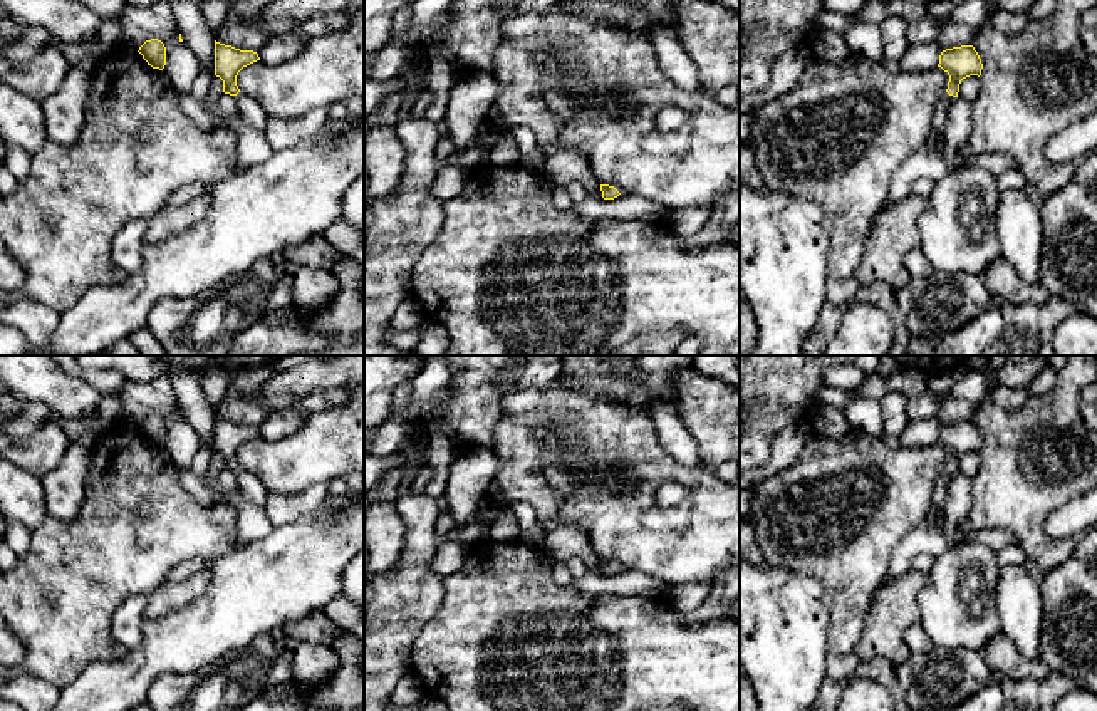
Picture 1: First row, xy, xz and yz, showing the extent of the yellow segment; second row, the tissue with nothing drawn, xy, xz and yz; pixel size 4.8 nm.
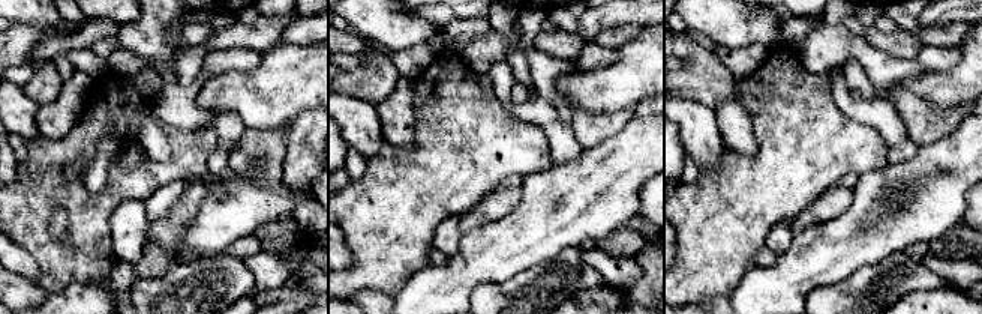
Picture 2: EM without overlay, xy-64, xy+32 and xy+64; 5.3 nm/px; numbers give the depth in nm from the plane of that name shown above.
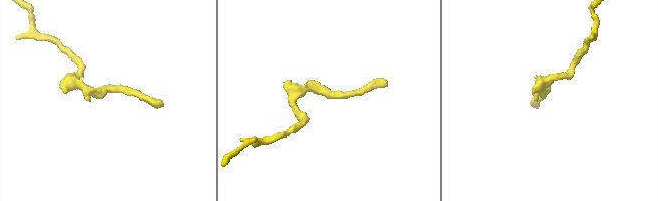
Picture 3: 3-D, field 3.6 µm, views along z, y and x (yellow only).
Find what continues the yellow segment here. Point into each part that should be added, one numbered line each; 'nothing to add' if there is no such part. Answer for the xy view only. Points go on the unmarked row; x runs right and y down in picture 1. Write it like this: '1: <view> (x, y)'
1: xy (252, 490)

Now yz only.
1: yz (925, 539)

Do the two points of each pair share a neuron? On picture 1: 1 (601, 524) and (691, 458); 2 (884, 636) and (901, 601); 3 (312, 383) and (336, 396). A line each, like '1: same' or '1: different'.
1: different
2: same
3: different

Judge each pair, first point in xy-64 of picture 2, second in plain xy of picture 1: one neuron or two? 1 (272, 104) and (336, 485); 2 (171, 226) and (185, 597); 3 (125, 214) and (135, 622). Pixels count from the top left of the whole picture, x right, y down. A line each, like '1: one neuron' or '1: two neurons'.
1: two neurons
2: one neuron
3: one neuron

